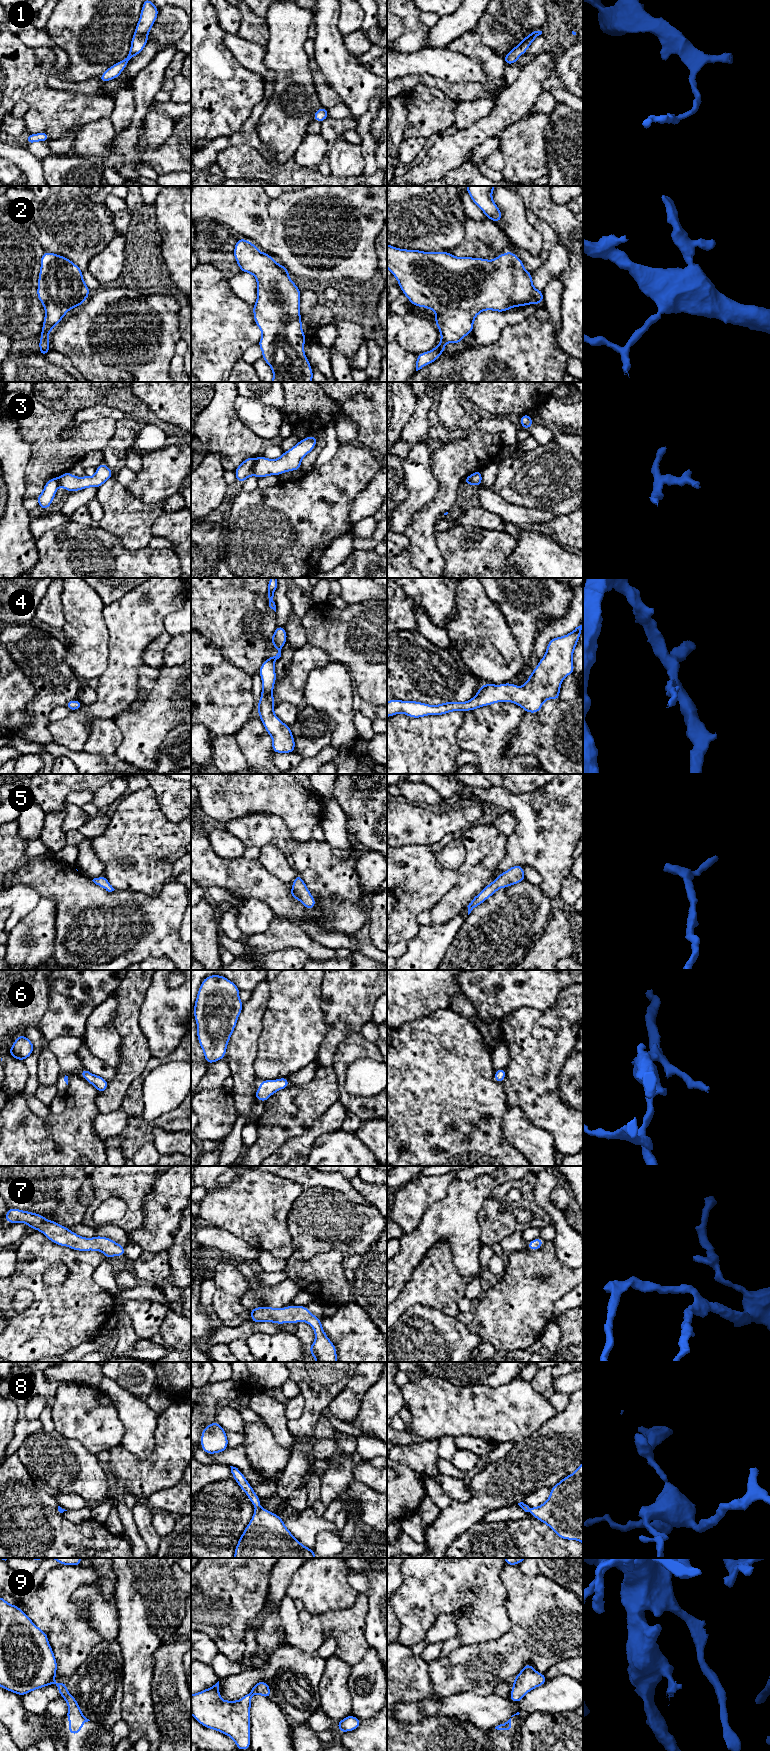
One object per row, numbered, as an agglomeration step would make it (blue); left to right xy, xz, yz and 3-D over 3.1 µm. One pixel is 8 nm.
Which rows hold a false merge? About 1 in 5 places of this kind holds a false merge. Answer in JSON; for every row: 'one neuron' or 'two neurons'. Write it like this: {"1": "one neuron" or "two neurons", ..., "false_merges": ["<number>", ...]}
{"1": "one neuron", "2": "one neuron", "3": "two neurons", "4": "one neuron", "5": "one neuron", "6": "one neuron", "7": "one neuron", "8": "one neuron", "9": "one neuron", "false_merges": ["3"]}

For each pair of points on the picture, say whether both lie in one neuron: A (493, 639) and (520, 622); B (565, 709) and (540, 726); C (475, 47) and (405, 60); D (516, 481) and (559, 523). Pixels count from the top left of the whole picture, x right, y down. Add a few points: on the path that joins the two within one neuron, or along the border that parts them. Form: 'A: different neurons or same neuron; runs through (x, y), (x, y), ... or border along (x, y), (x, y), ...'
A: different neurons; border along (499, 607), (519, 650)
B: same neuron; runs through (559, 715), (546, 726)
C: different neurons; border along (446, 47), (477, 60)
D: different neurons; border along (572, 512), (566, 515), (555, 516)

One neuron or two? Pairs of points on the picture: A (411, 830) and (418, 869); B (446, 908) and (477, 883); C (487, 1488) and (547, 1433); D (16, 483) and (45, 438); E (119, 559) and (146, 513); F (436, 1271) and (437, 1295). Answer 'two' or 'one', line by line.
A: two
B: one
C: one
D: two
E: two
F: one

